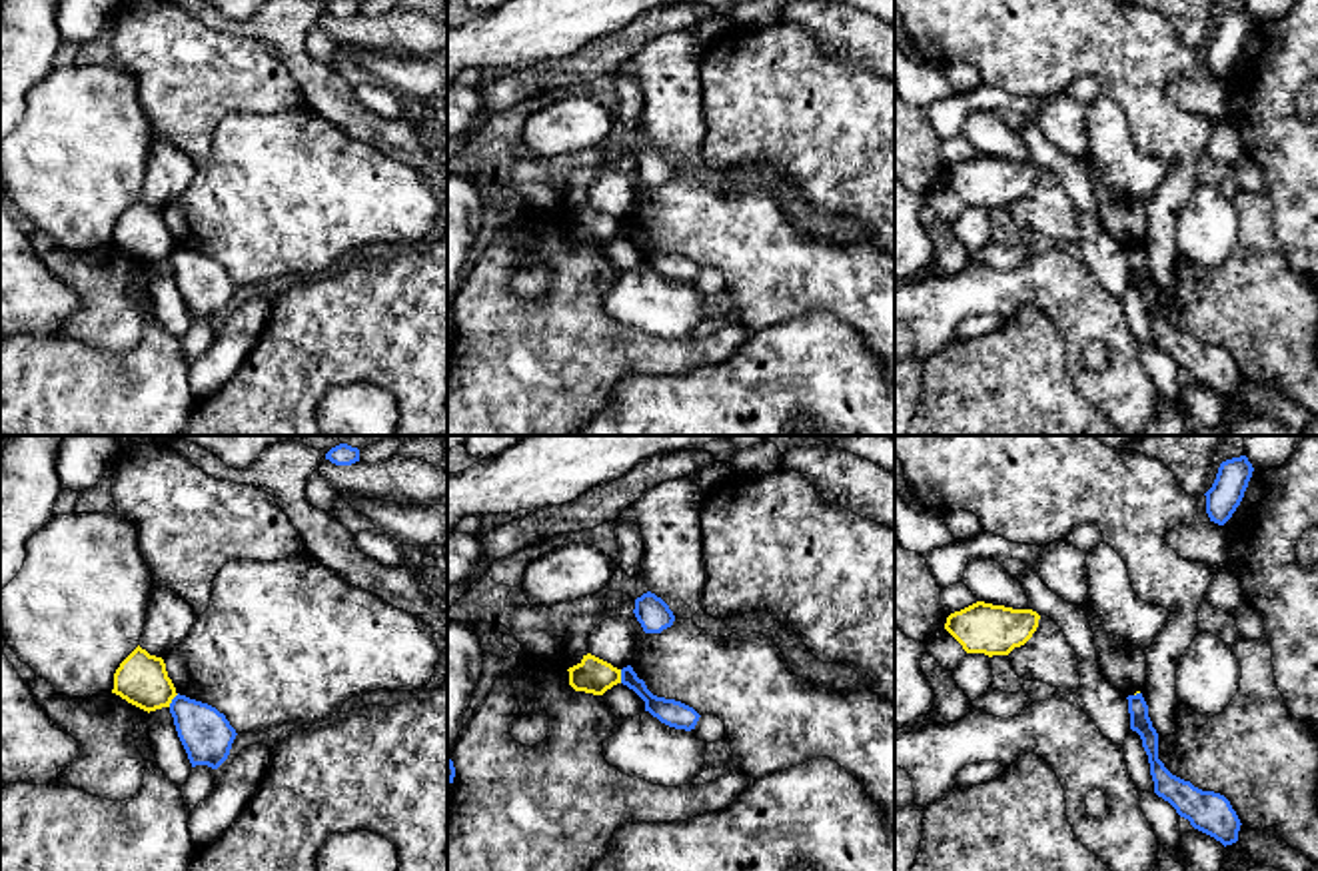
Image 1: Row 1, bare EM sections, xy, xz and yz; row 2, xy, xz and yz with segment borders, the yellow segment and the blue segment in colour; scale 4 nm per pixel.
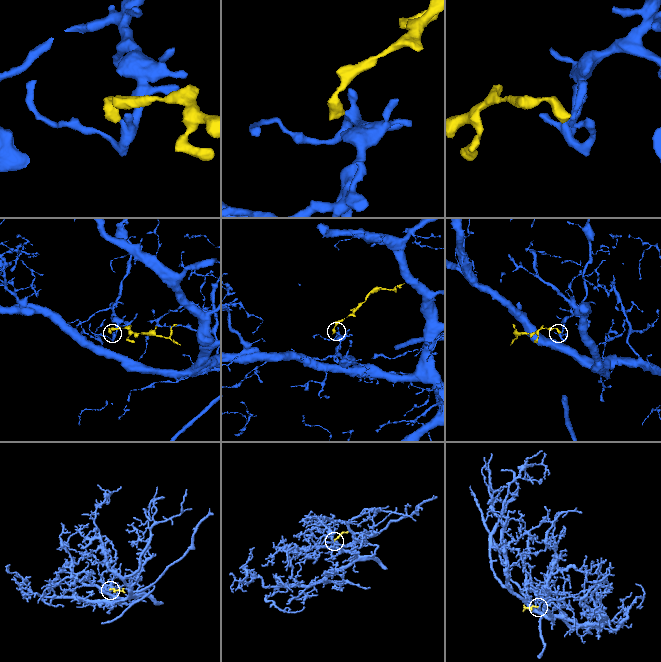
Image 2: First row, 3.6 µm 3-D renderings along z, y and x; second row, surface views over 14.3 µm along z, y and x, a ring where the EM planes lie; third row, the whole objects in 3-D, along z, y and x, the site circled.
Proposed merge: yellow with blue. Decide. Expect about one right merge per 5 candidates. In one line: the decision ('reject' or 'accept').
reject

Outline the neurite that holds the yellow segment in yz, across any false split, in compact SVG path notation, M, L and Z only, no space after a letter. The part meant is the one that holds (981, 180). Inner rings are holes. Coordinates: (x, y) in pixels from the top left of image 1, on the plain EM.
M977 154L947 170L945 182L967 206L1008 208L1024 198L1038 180L1040 168L1032 162L1012 162Z

